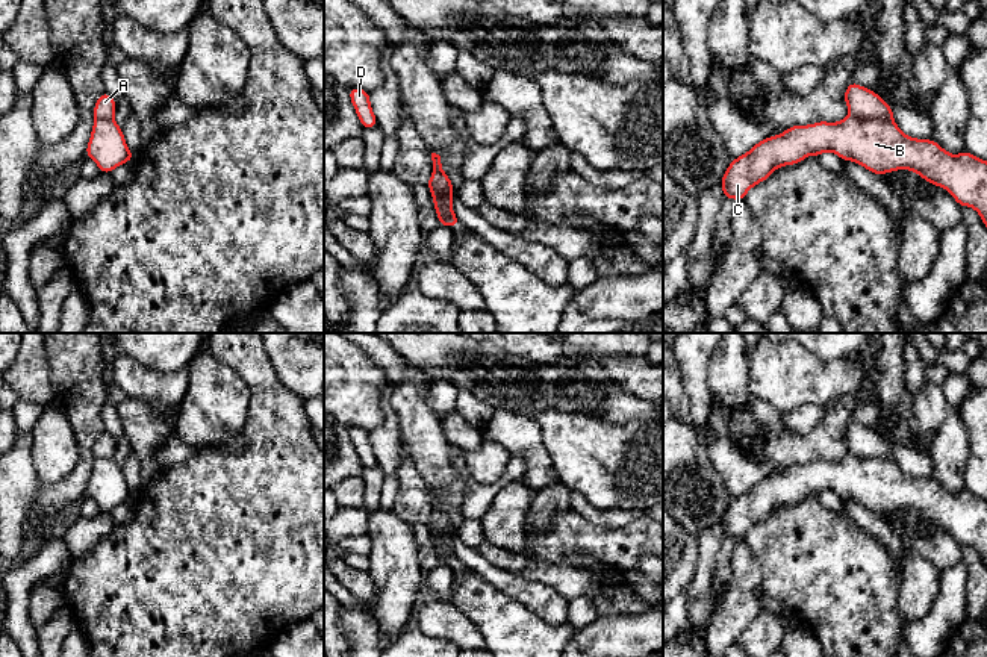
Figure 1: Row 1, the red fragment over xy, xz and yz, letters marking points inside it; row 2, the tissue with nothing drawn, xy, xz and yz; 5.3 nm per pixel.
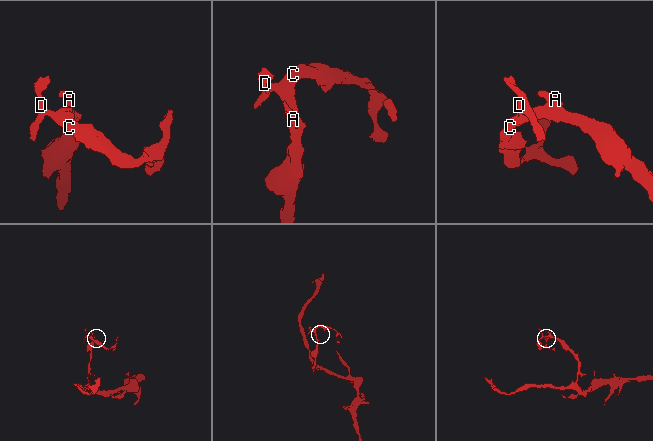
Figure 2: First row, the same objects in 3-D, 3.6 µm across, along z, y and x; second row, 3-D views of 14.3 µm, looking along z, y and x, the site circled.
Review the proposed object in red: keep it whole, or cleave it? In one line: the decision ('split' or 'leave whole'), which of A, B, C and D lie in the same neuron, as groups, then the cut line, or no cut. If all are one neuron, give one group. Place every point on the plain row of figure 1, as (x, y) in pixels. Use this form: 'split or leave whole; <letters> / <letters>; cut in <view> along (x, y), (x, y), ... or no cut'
split; A / B C D; cut in yz along (850, 453), (859, 457), (892, 459)

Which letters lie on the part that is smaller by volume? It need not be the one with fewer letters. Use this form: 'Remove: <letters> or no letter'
Remove: A

